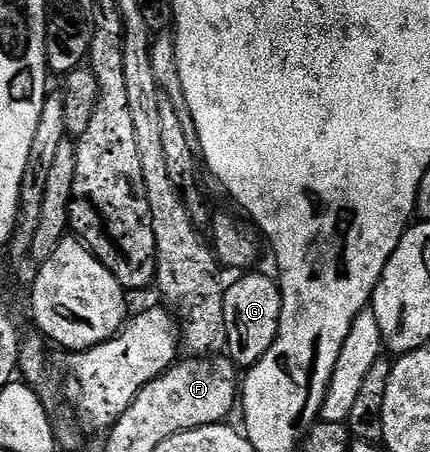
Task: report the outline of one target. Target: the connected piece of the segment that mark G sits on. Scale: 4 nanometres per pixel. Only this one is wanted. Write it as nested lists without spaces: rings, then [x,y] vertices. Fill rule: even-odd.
[[[244,274],[241,280],[236,280],[231,285],[230,283],[225,287],[224,290],[224,313],[226,314],[226,334],[228,335],[228,347],[226,349],[227,355],[230,357],[233,364],[236,365],[237,369],[247,370],[249,368],[253,368],[256,363],[262,358],[264,354],[268,350],[270,350],[270,346],[276,341],[276,335],[278,334],[278,330],[280,329],[280,311],[282,310],[282,306],[284,303],[282,302],[282,298],[280,297],[280,285],[277,283],[275,279],[272,280],[268,276],[248,276],[252,274]]]

